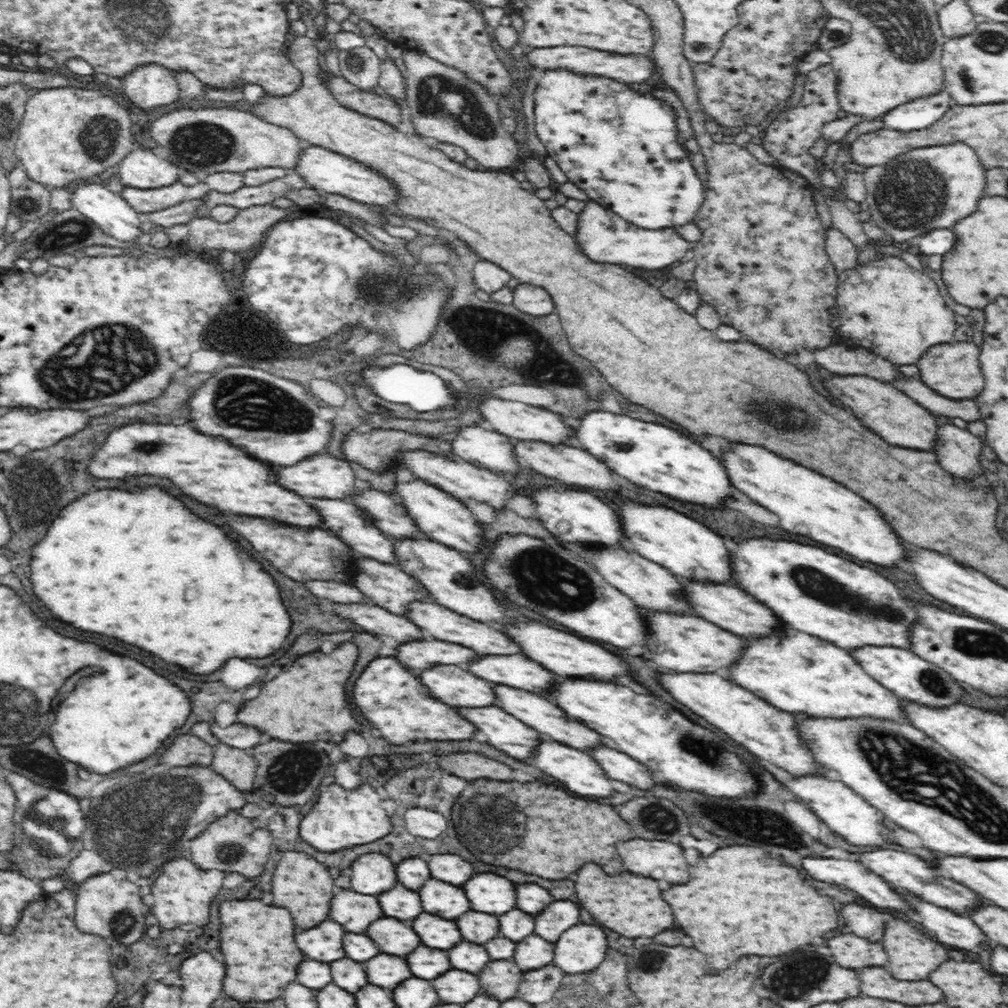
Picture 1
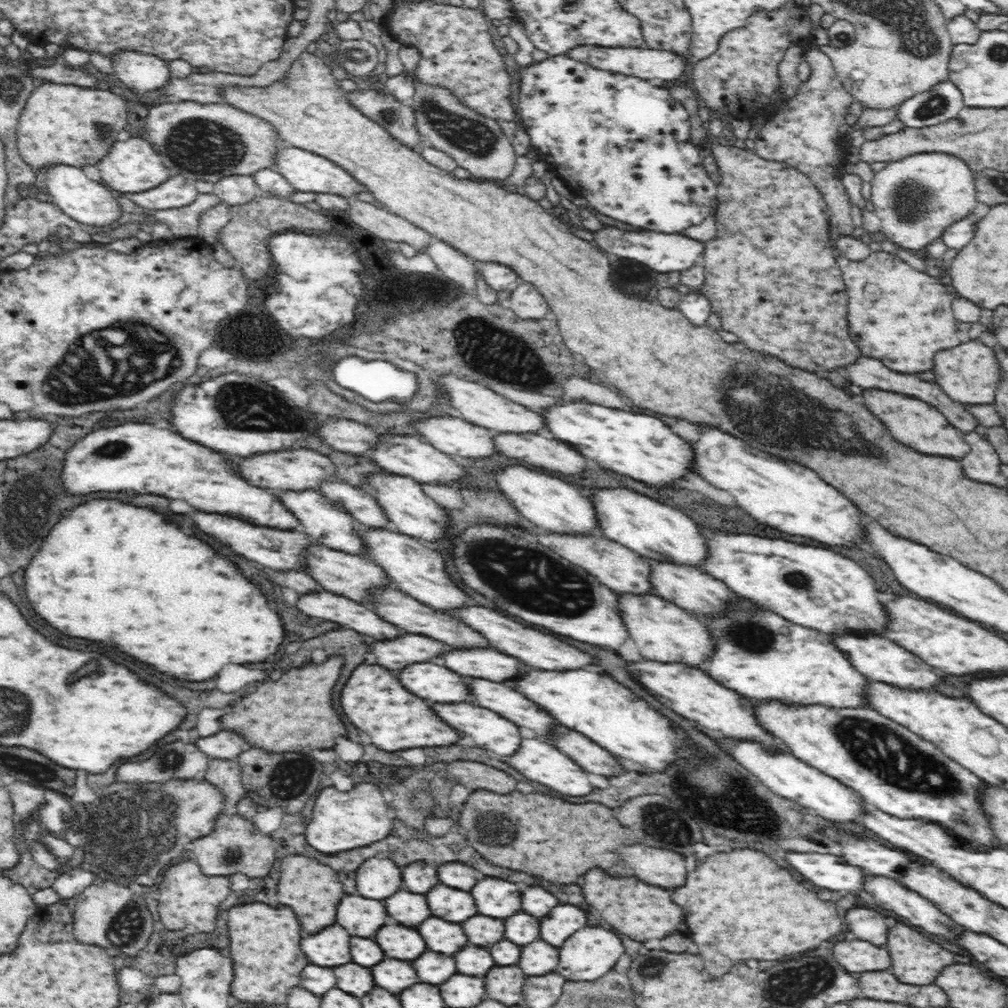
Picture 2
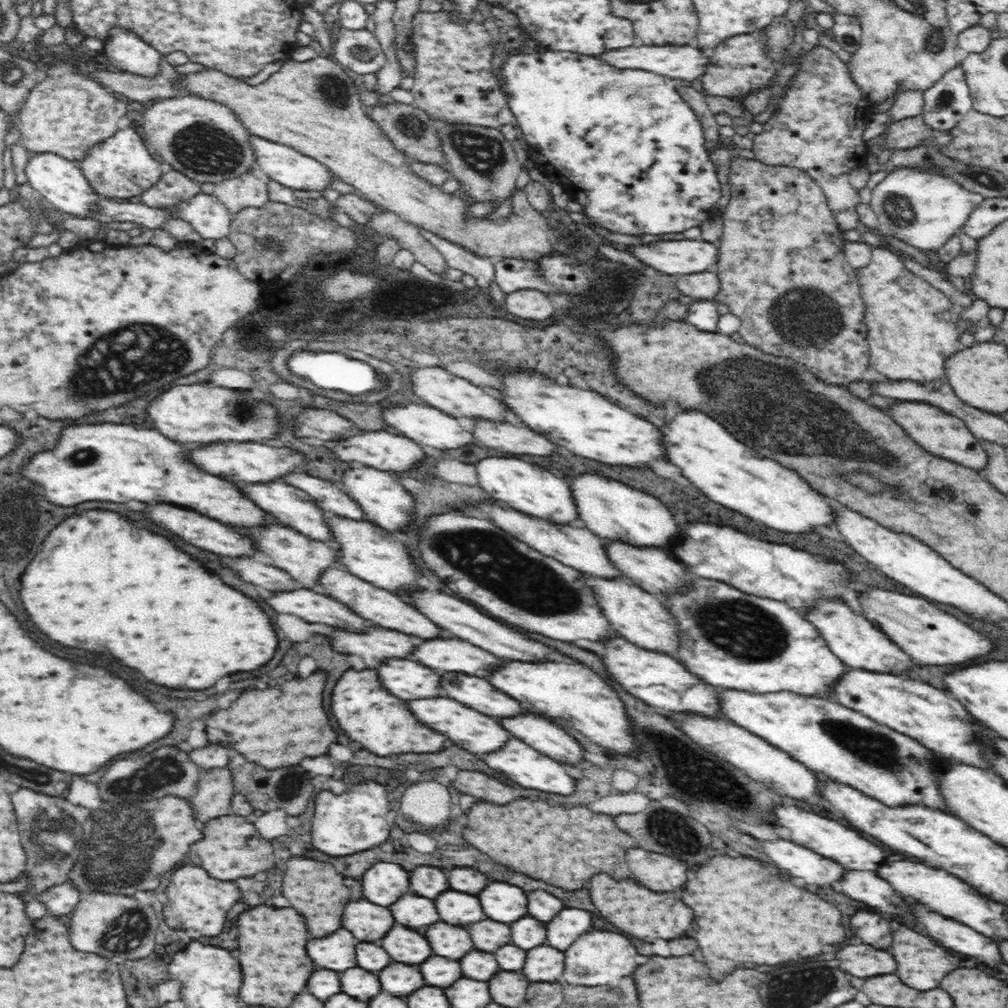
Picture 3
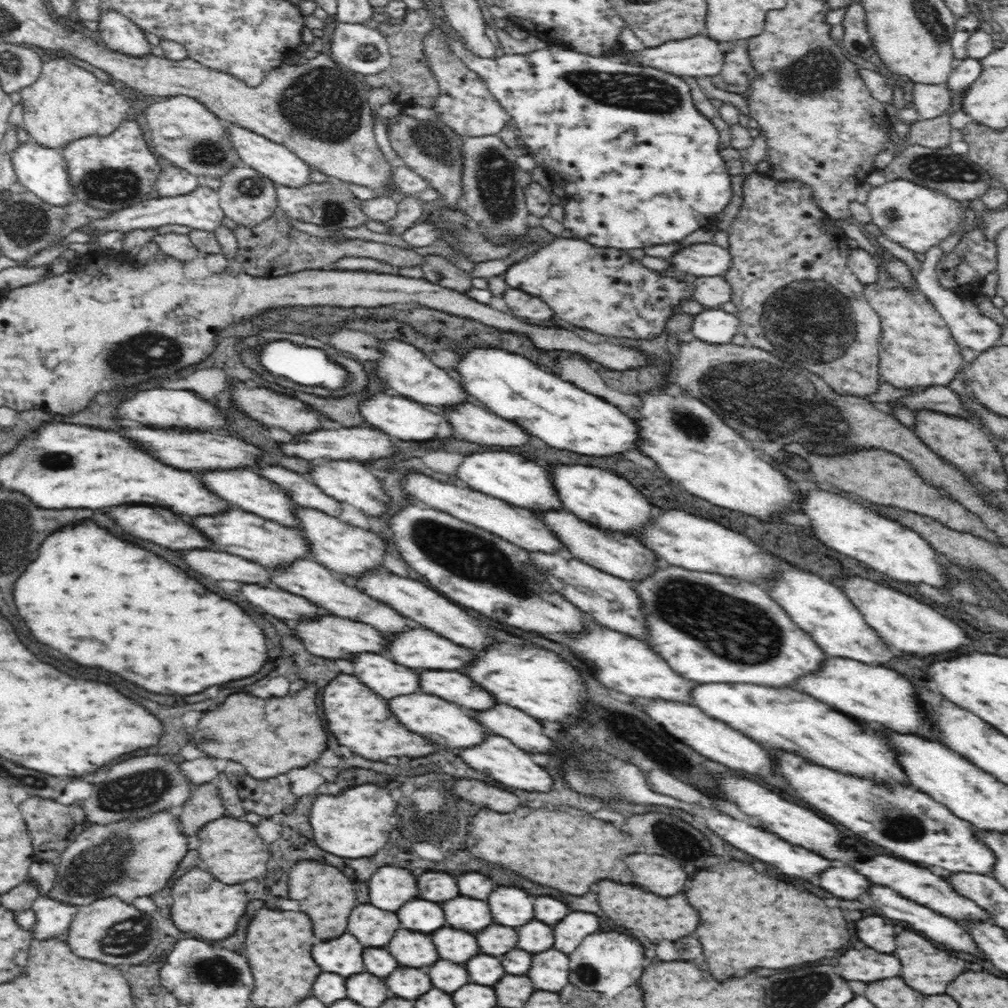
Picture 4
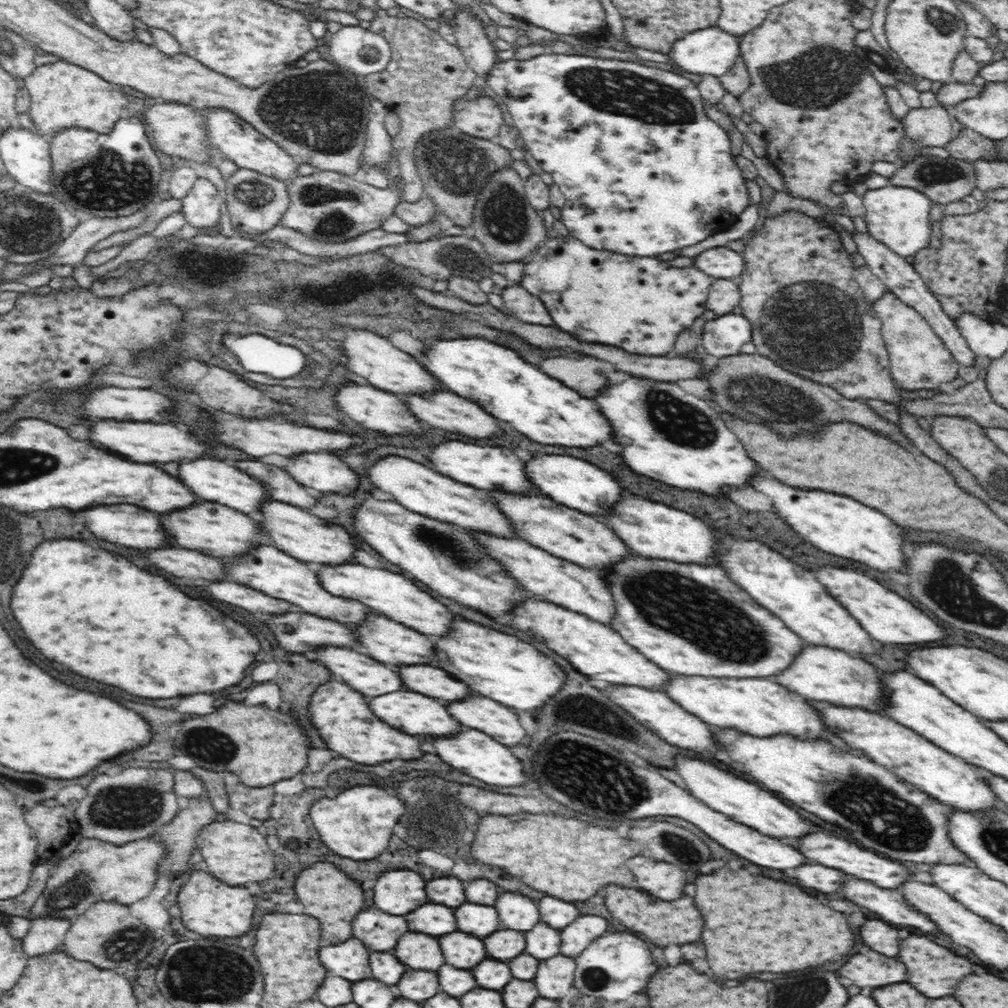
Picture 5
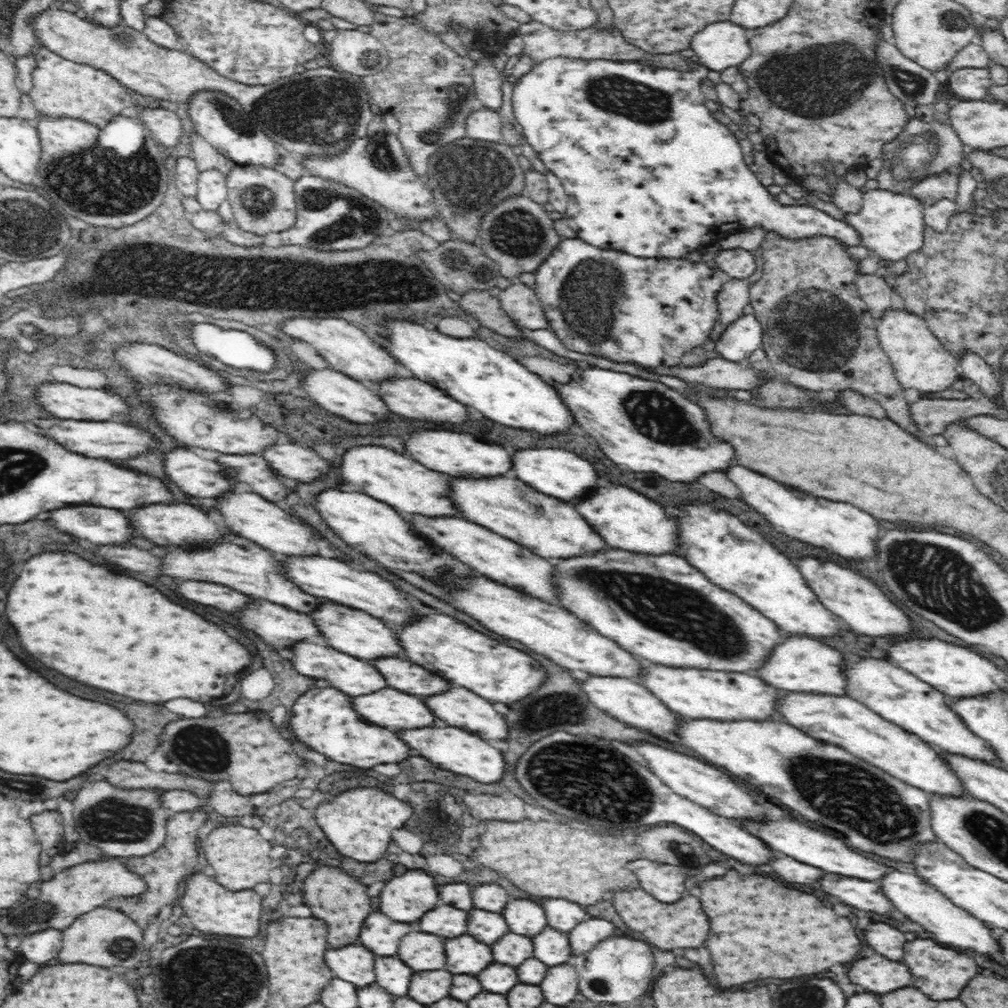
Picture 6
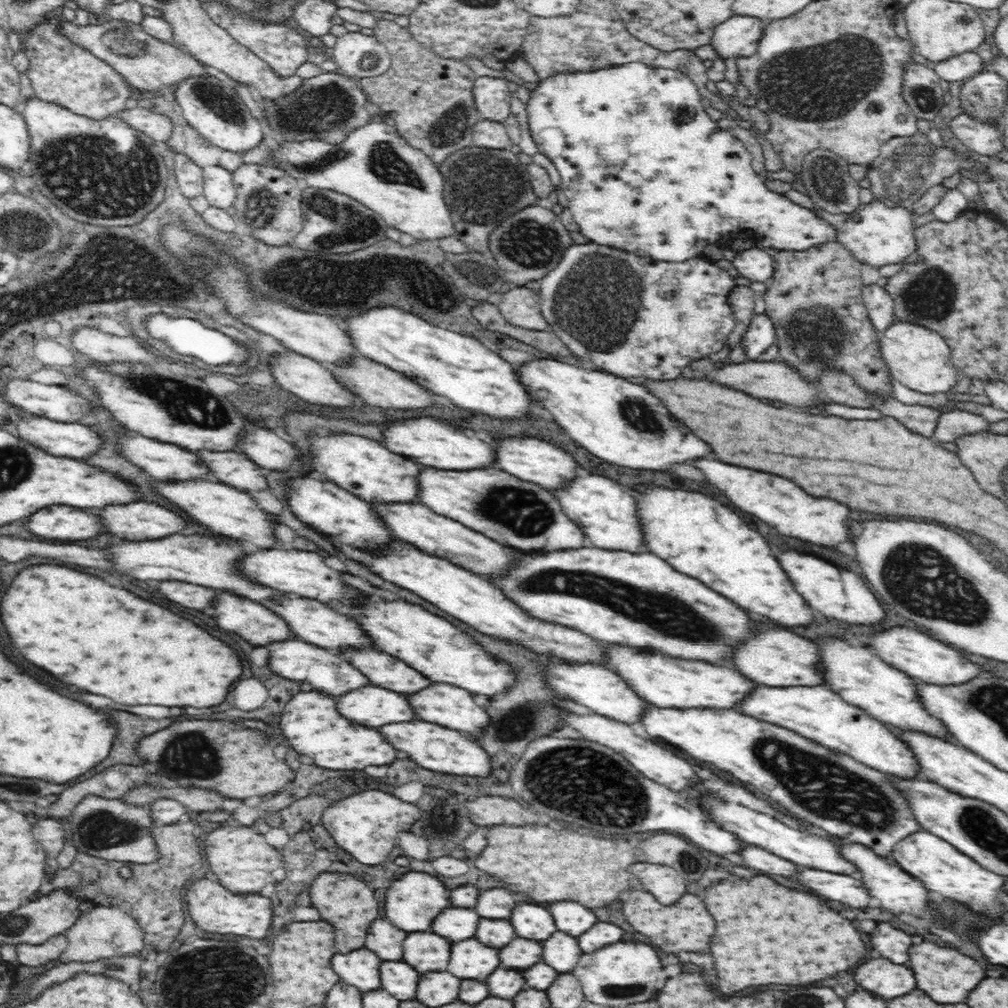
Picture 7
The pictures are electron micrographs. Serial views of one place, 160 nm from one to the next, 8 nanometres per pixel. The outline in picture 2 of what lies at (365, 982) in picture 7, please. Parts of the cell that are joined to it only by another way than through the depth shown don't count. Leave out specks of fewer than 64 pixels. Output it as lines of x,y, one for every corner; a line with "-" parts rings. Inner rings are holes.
334,924
322,934
302,938
302,950
316,966
342,966
350,962
350,934

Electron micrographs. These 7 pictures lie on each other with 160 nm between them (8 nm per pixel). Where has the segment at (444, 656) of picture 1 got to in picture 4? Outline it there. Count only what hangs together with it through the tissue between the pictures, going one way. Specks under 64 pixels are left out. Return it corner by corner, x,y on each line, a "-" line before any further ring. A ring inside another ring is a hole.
324,616
324,618
318,618
318,620
300,622
300,624
294,626
294,632
296,632
298,638
304,640
304,646
314,656
322,656
322,658
346,658
346,654
362,654
362,652
382,654
382,634
378,630
374,630
372,626
368,626
368,624
350,622
346,618

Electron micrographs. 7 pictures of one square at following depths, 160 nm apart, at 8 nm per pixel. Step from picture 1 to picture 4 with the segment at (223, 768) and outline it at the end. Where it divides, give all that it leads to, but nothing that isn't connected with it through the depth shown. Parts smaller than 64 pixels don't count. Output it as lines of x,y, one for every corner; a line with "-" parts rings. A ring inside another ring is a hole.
213,780
204,784
193,784
189,799
177,809
177,812
181,830
192,836
206,823
224,817
226,809

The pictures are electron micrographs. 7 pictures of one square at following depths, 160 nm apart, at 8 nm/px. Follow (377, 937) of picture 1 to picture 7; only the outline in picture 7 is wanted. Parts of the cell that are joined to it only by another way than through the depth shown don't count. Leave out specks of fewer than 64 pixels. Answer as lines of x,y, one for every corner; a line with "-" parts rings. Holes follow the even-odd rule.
426,932
426,934
410,934
404,942
404,962
408,962
410,966
414,966
418,972
430,972
430,970
446,970
446,968
434,968
434,966
428,966
432,962
438,962
440,966
440,958
446,960
446,966
448,966
448,960
450,960
450,942
438,934
432,934
432,932

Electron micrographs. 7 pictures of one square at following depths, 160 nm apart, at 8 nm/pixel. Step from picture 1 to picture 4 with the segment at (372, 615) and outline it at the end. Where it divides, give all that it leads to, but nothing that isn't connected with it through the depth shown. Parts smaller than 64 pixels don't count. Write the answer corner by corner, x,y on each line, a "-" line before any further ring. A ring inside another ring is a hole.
244,586
242,596
254,606
264,608
264,612
286,618
286,620
306,620
306,618
320,618
318,610
306,602
306,598
298,598
298,594
286,594
286,590
270,590
262,586

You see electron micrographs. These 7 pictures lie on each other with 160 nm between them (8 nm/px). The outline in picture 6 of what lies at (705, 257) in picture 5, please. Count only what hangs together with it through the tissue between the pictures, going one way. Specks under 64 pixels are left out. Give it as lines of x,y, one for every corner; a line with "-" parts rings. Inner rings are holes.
741,248
722,249
715,254
713,262
717,271
724,273
726,278
745,279
756,268
752,252

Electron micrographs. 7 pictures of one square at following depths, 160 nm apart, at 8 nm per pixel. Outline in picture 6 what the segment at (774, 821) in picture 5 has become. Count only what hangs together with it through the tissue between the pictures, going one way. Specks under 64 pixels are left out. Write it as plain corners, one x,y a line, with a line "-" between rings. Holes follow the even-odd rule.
648,742
634,744
634,748
648,760
652,766
651,772
676,794
680,794
696,804
702,804
708,810
714,810
714,814
718,814
718,816
726,816
726,818
734,818
734,820
738,820
738,818
744,818
744,820
764,820
766,818
768,820
768,812
752,798
752,794
746,792
740,784
732,782
730,776
716,770
714,766
704,764
692,756
684,756
680,752
672,752
672,750
666,750
666,748
648,744
-
758,814
762,814
762,816
758,816

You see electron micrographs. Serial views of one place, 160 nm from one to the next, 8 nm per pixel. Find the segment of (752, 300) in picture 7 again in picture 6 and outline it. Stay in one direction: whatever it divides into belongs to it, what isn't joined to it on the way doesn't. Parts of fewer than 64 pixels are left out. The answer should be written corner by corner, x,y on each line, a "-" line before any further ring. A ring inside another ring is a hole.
726,279
718,290
716,302
720,309
720,321
728,326
744,315
744,306
750,302
749,283
745,279

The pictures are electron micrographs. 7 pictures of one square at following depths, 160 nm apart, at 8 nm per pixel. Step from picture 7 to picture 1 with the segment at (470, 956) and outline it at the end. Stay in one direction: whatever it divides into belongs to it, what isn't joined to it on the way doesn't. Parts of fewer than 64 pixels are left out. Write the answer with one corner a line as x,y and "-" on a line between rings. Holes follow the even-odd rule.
426,912
418,914
414,918
412,926
414,926
414,932
422,938
422,942
430,948
450,950
452,946
456,946
462,940
454,922
438,918
434,914
426,914

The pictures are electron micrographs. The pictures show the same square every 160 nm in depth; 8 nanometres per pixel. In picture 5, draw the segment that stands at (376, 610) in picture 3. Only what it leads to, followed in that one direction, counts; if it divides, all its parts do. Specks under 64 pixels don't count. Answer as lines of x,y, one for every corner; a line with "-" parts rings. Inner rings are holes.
269,544
260,545
260,548
254,550
250,556
242,556
232,564
226,562
226,568
228,568
228,576
236,578
240,584
256,588
259,592
270,594
274,598
282,598
290,604
300,606
304,612
322,618
338,620
338,622
358,622
362,614
370,614
366,606
358,606
358,602
346,602
346,598
327,592
318,581
316,566
299,561

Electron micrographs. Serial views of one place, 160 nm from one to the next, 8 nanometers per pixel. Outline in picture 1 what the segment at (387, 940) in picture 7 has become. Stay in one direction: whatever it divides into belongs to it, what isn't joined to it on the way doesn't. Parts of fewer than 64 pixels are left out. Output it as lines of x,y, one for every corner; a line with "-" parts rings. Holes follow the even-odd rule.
340,890
334,896
330,906
330,918
344,926
348,932
364,932
370,922
378,920
382,914
376,898
366,898
366,894
358,894
352,890

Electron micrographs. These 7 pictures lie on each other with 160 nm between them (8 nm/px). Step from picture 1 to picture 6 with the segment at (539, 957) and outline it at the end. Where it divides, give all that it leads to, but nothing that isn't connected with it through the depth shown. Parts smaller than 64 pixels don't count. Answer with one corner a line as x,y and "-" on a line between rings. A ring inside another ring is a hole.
569,962
548,966
546,975
538,986
544,998
556,1006
564,1006
578,994
578,977
576,969

